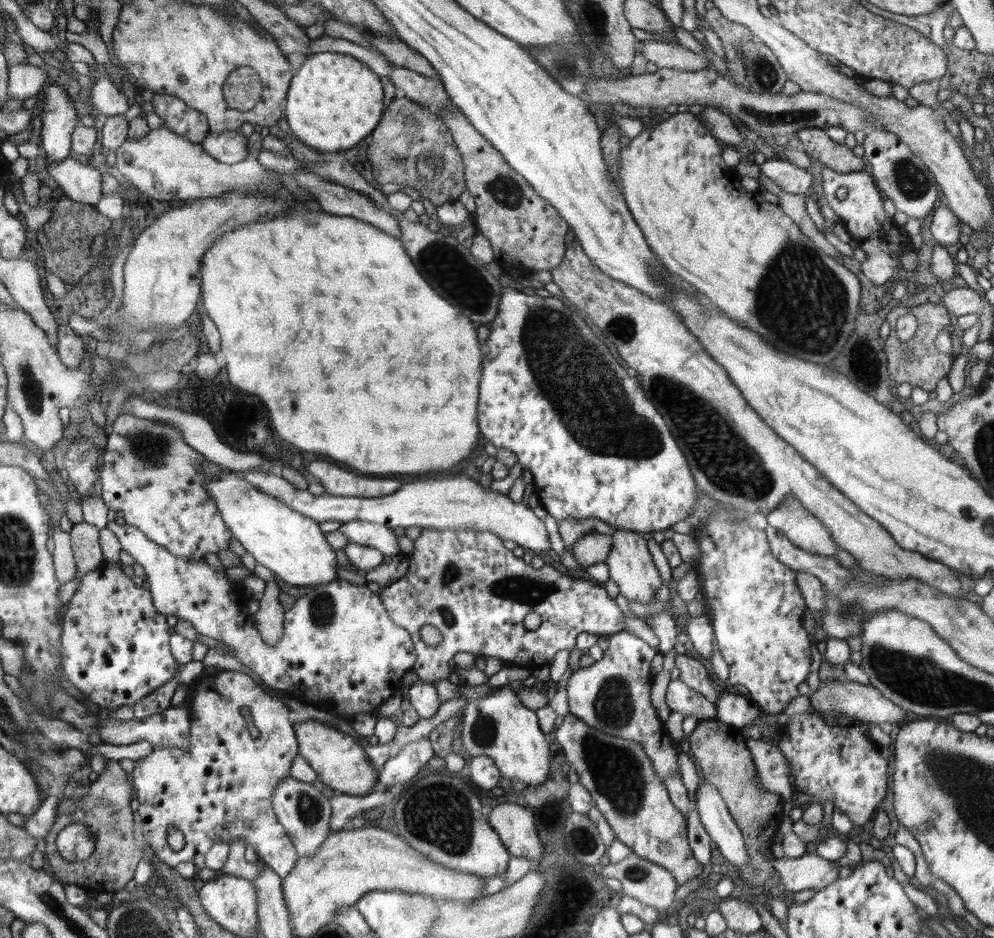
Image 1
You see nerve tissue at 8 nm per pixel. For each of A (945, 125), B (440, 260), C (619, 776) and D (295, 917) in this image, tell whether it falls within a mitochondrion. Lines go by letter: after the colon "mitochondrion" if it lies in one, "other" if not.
A: other
B: mitochondrion
C: mitochondrion
D: other

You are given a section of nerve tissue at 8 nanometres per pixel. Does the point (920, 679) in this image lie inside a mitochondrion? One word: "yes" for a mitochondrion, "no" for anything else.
yes

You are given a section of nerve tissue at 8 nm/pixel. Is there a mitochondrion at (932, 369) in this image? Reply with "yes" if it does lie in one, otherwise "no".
no

